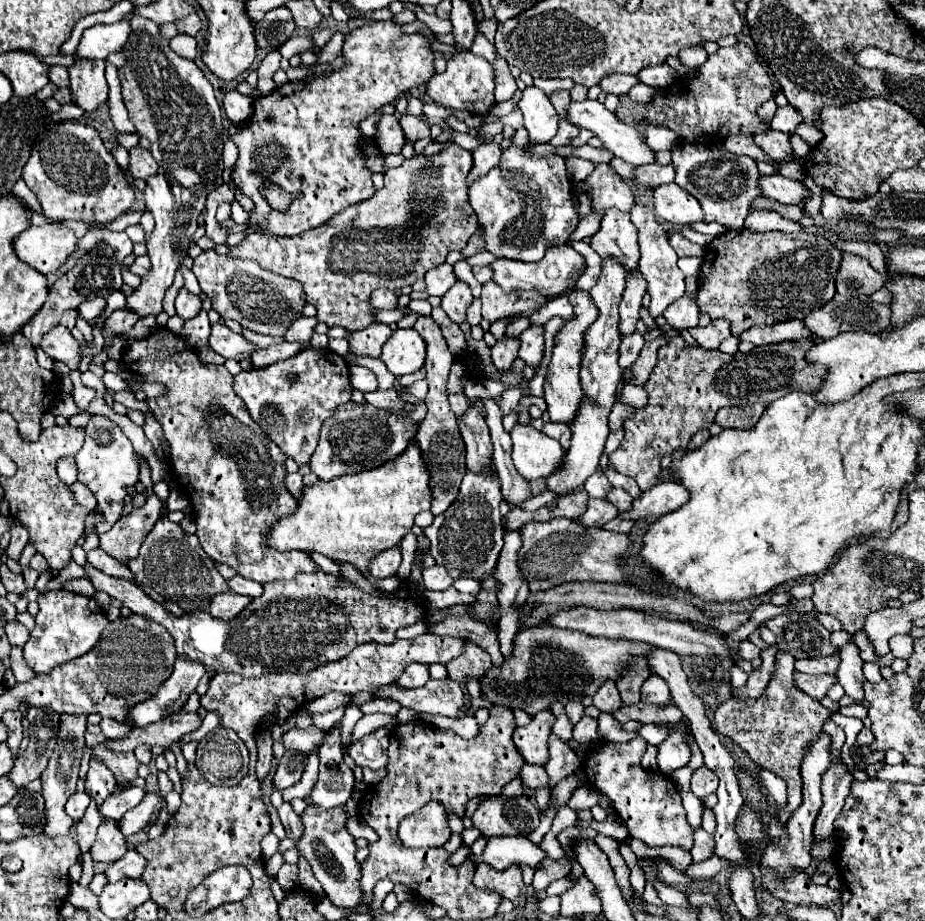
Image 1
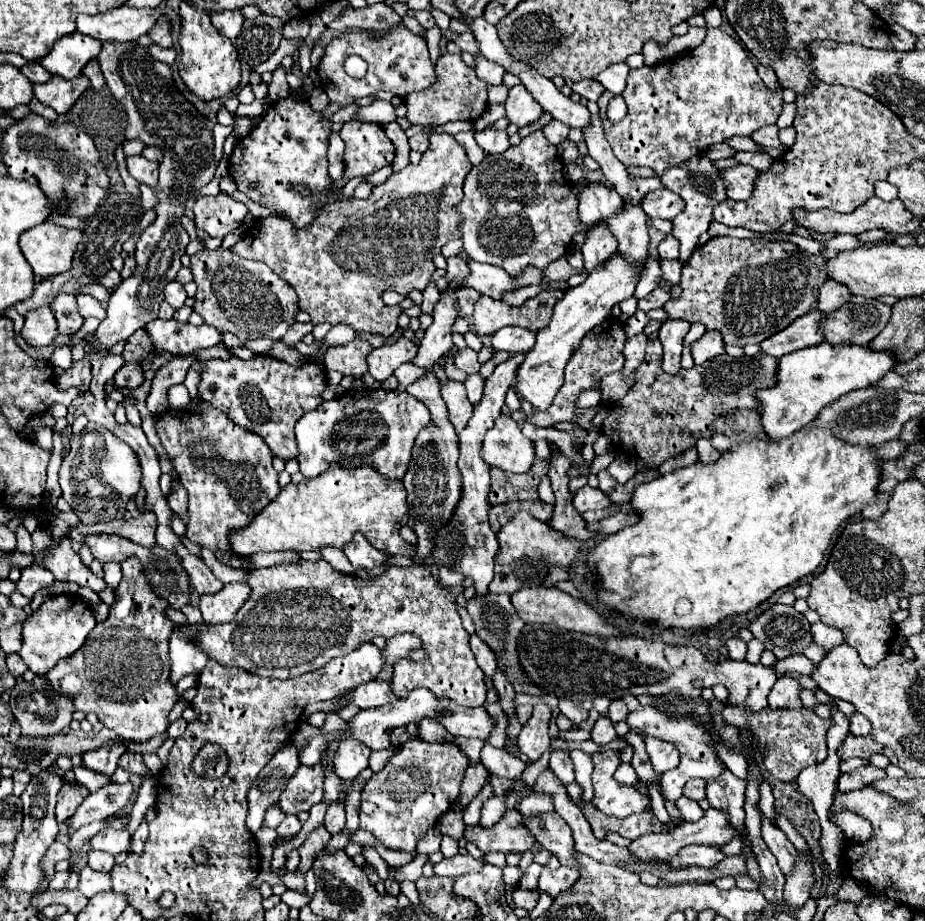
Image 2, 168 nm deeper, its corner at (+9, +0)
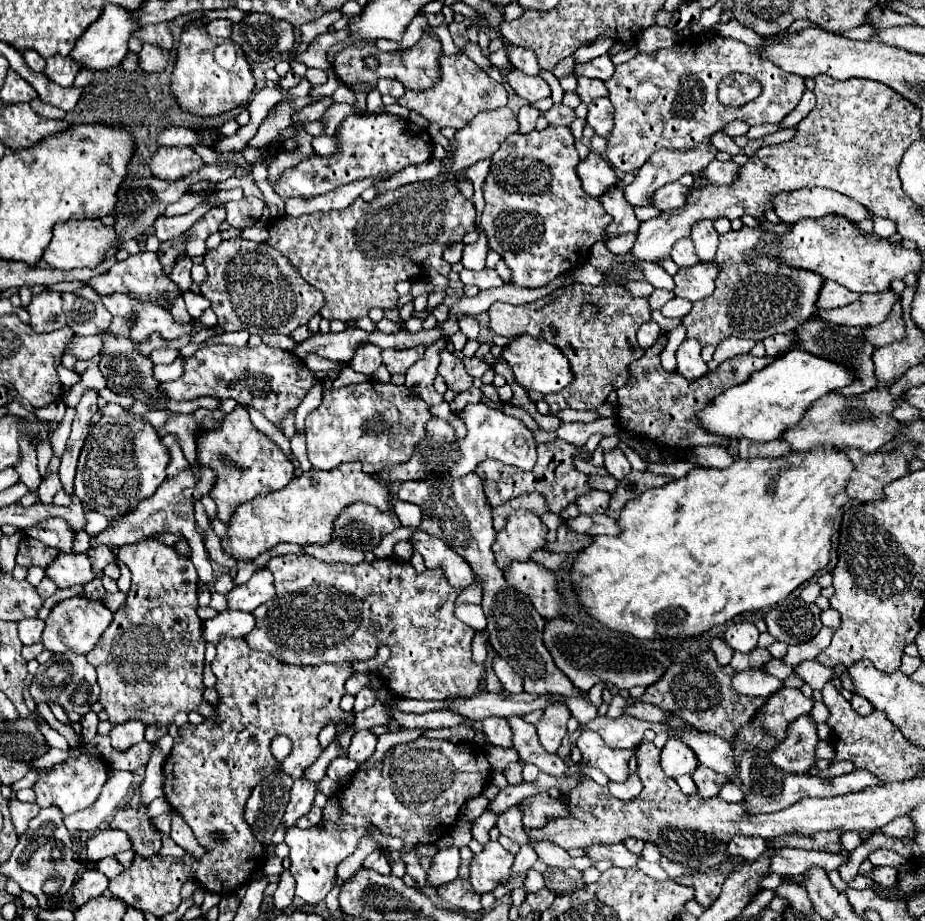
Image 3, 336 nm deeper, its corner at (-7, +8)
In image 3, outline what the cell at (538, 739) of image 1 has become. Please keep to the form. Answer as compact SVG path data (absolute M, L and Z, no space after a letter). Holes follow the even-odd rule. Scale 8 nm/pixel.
M552 704L548 706L548 710L544 710L544 716L536 724L536 730L540 736L540 744L548 752L556 752L560 748L560 742L566 736L568 720L570 720L570 712L568 708L564 708L564 704Z

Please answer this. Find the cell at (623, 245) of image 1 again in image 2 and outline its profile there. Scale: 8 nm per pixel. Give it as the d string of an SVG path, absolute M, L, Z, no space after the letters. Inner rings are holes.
M588 182L582 188L578 202L580 202L580 206L578 206L580 220L588 228L620 214L620 208L624 206L624 202L616 194L616 190L604 186L604 184L594 184L594 182Z

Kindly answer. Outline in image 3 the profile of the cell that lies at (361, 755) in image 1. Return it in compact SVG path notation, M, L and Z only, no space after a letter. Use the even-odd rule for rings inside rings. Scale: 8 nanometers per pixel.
M356 730L352 736L352 744L348 748L348 758L356 760L358 764L366 762L374 750L376 750L378 736L374 736L370 730Z

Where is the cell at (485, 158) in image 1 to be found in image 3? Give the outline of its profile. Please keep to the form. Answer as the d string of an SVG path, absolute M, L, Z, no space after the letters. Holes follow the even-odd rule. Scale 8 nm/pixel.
M530 104L522 106L520 112L518 112L520 134L528 134L528 132L532 132L532 130L536 128L536 120L538 120L538 116L540 116L540 110L538 110L538 108L534 108L534 106L530 106Z

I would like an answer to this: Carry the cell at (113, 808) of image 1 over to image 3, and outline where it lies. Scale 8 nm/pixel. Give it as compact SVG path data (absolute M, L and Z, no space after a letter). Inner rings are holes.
M110 772L100 798L86 810L70 814L64 818L64 826L70 832L88 832L98 830L104 822L108 822L118 808L124 804L134 776L130 772Z

